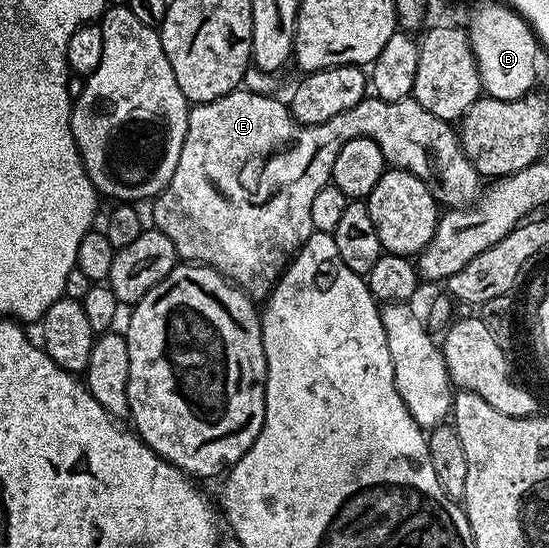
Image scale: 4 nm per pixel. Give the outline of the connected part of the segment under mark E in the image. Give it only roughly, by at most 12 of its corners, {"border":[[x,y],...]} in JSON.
{"border":[[243,89],[188,112],[152,207],[181,260],[267,300],[346,141],[445,208],[480,198],[414,98],[318,125]]}

